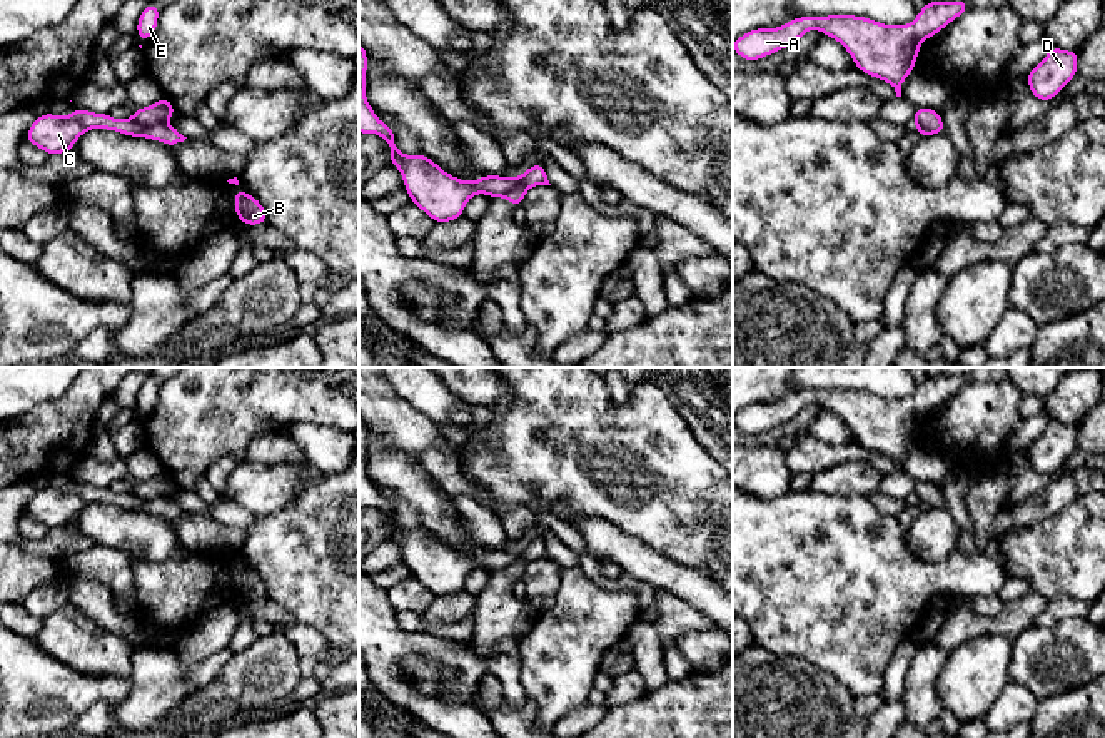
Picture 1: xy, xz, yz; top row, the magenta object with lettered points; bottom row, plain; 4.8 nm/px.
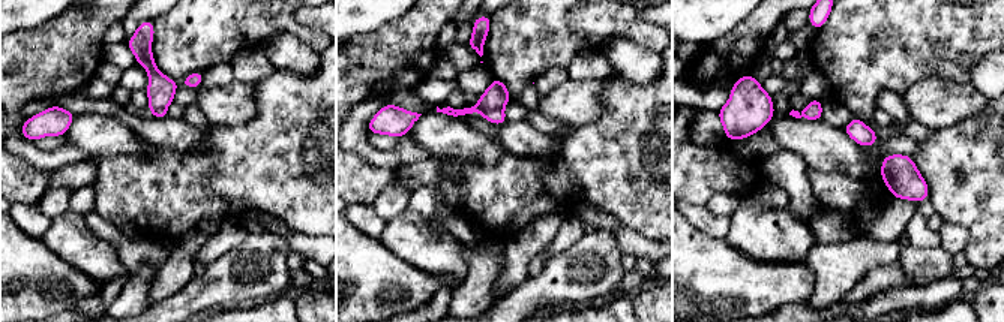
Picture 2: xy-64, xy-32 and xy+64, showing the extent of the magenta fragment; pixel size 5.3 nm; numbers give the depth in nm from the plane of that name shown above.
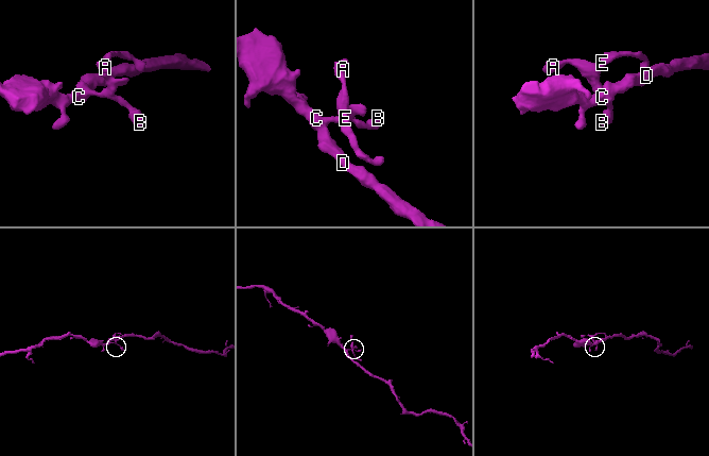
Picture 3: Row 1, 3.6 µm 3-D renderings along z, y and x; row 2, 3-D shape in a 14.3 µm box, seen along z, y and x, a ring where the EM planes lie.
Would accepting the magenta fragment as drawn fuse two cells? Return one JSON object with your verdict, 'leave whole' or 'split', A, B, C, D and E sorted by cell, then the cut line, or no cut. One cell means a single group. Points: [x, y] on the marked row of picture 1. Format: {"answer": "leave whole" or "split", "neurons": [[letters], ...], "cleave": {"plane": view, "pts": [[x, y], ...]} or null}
{"answer": "split", "neurons": [["A", "E"], ["B", "C", "D"]], "cleave": {"plane": "xy", "pts": [[132, 117], [141, 126], [161, 124]]}}

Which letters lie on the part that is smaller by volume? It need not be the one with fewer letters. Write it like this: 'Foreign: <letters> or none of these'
Foreign: A, E

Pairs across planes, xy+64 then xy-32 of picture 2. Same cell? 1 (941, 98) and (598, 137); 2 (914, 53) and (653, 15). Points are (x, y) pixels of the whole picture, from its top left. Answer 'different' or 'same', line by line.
1: different
2: different

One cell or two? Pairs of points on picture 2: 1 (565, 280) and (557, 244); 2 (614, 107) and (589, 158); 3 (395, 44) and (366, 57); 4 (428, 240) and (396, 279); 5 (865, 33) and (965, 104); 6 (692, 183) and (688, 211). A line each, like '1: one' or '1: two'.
1: two
2: one
3: one
4: two
5: two
6: two

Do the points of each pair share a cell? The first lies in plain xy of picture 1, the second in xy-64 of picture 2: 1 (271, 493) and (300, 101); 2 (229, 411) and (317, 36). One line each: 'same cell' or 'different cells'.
1: different cells
2: same cell

